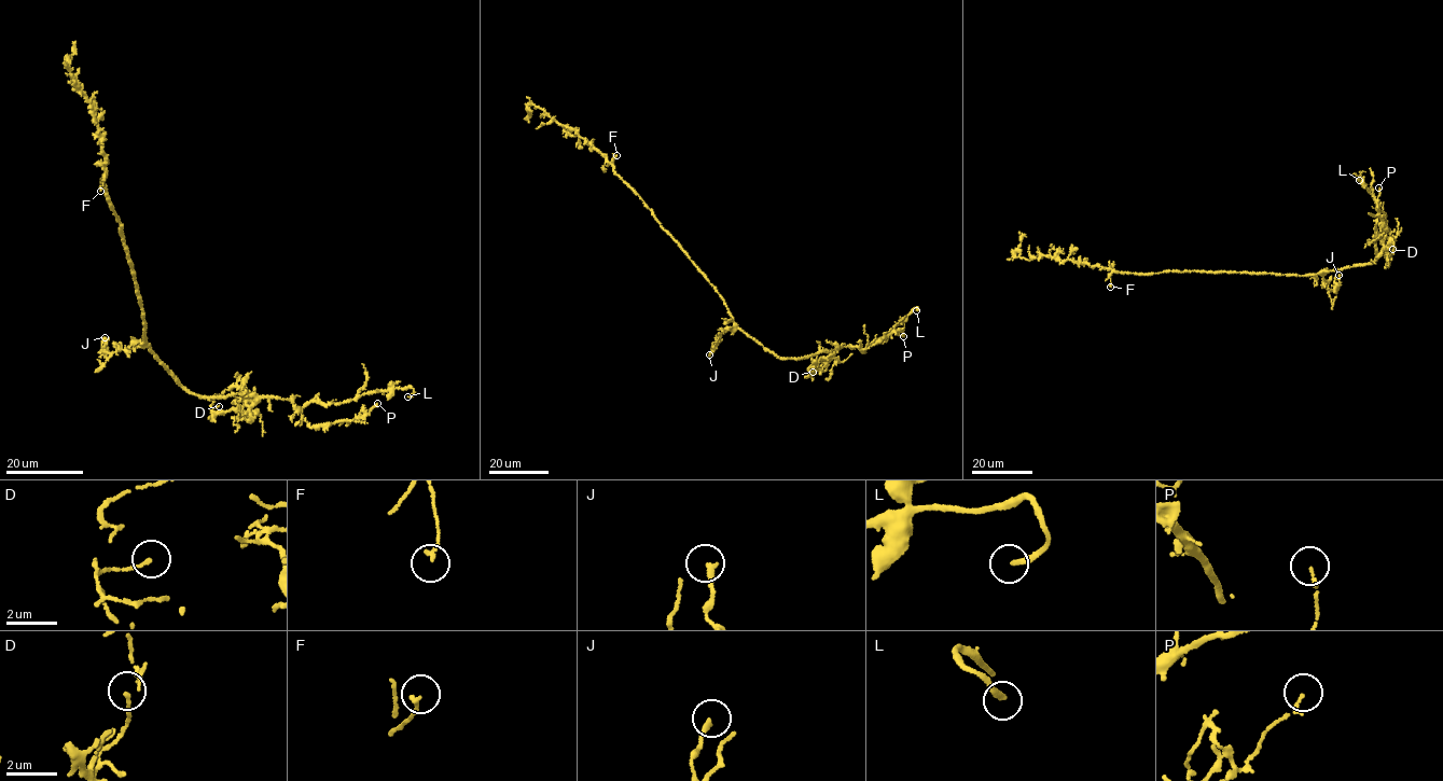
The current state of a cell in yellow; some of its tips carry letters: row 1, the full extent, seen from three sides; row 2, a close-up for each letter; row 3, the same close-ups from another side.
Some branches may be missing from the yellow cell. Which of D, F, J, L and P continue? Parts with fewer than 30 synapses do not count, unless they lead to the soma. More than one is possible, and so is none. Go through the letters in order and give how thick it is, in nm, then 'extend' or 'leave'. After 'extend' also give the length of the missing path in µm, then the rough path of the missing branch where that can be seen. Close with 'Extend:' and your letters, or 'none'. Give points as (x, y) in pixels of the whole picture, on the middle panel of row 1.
D: 130 nm | leave
F: 150 nm | leave
J: 200 nm | leave
L: 220 nm | extend | 15 µm | (916, 310), (912, 330), (916, 344)
P: 130 nm | leave
Extend: L

